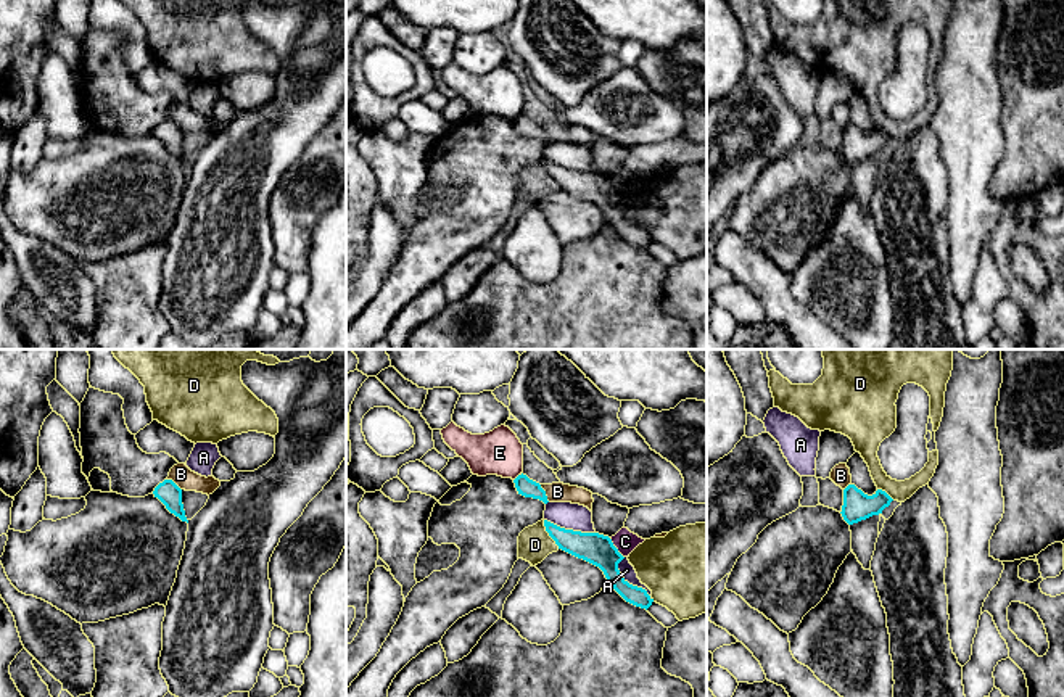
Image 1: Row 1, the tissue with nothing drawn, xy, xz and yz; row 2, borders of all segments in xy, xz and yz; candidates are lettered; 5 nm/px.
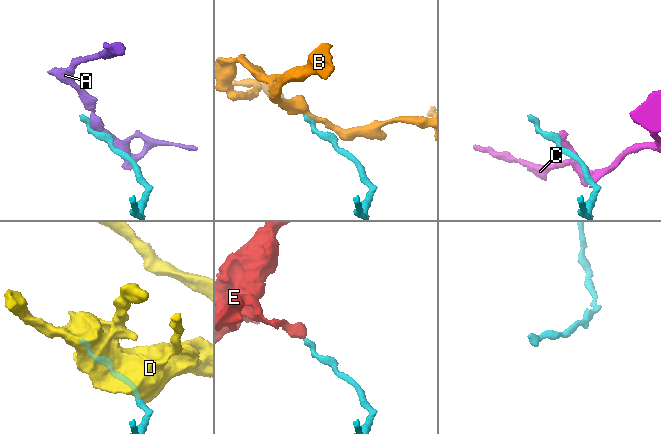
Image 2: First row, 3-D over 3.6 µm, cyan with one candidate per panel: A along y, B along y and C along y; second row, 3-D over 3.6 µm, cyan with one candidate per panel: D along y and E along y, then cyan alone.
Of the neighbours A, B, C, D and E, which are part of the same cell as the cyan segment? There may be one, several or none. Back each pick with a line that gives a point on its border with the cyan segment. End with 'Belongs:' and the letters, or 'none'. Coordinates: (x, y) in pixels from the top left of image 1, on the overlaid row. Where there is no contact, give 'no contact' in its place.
Belongs: none

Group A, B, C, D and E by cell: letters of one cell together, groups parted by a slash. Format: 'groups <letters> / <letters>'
groups A / B / C / D / E

